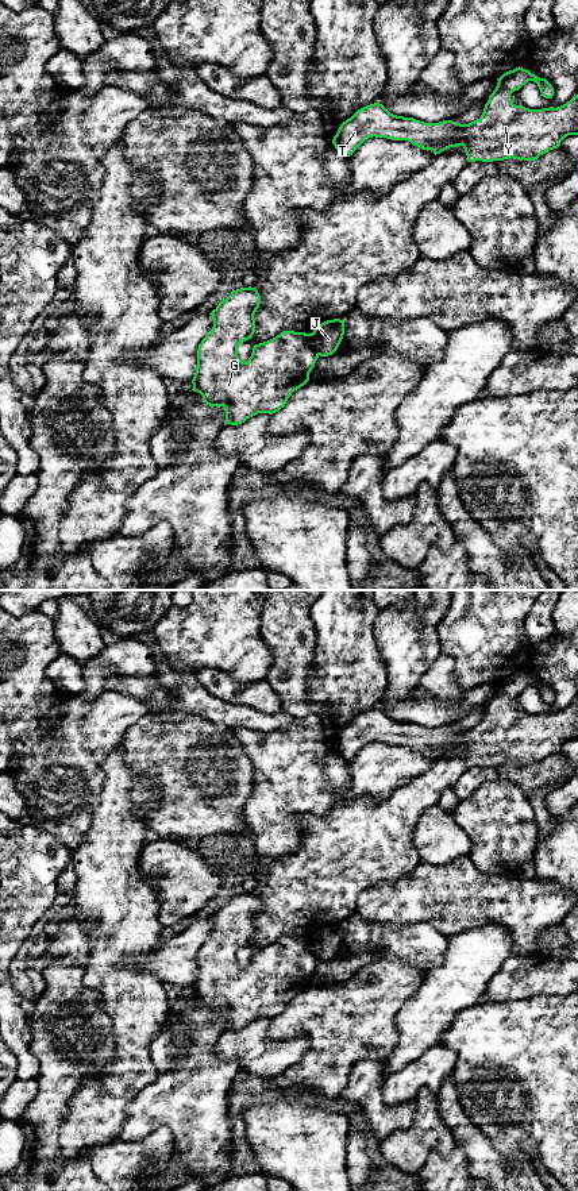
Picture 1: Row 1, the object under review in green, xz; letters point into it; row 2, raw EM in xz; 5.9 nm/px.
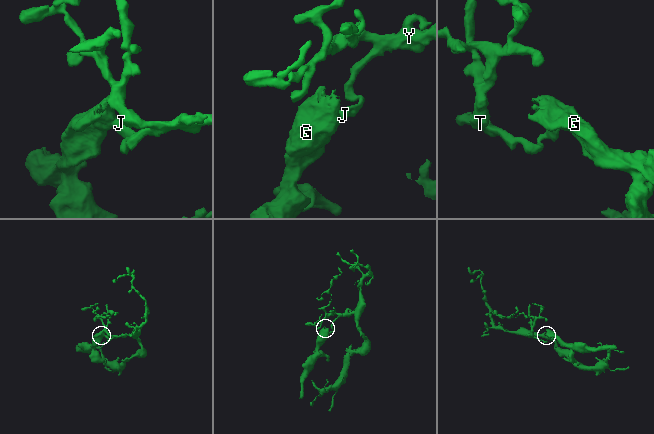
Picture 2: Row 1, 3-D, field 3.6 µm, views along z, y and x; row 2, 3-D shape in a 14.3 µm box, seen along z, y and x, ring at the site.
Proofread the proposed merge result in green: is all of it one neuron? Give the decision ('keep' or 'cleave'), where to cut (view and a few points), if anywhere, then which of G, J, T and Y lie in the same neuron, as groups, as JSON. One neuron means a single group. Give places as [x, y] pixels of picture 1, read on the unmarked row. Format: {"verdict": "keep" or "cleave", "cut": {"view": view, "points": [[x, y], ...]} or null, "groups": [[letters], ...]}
{"verdict": "cleave", "cut": {"view": "xz", "points": [[311, 939], [311, 949], [319, 959]]}, "groups": [["G"], ["J", "T", "Y"]]}

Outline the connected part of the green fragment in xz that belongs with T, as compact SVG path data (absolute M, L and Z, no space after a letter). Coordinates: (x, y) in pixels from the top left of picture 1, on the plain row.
M519 671L497 686L481 722L469 729L452 725L424 728L393 720L382 709L374 708L343 726L332 748L347 762L375 741L408 745L423 755L432 755L435 760L462 751L469 767L508 763L535 766L558 753L566 741L578 740L578 699L556 713L529 714L516 710L510 698L533 686L543 702L552 704L554 693L546 683Z

